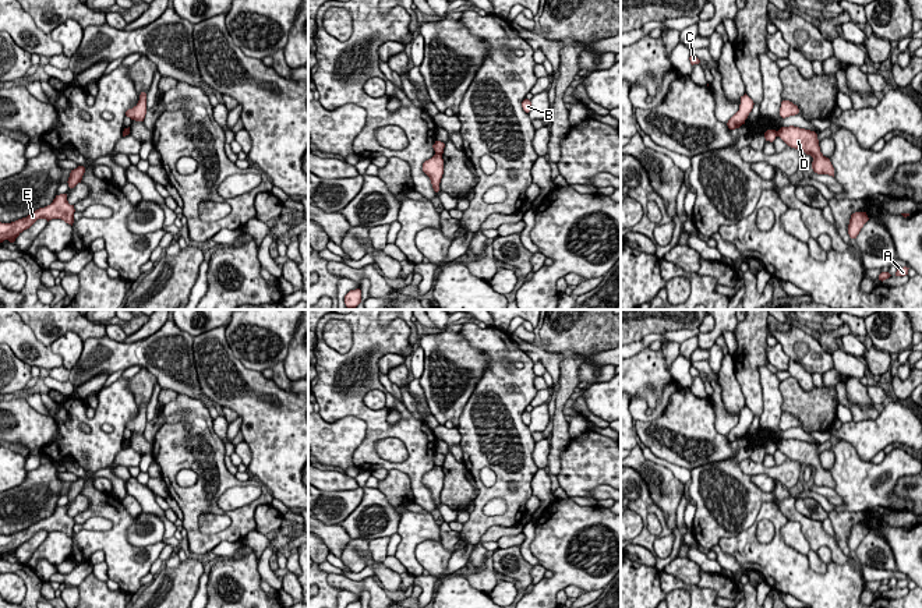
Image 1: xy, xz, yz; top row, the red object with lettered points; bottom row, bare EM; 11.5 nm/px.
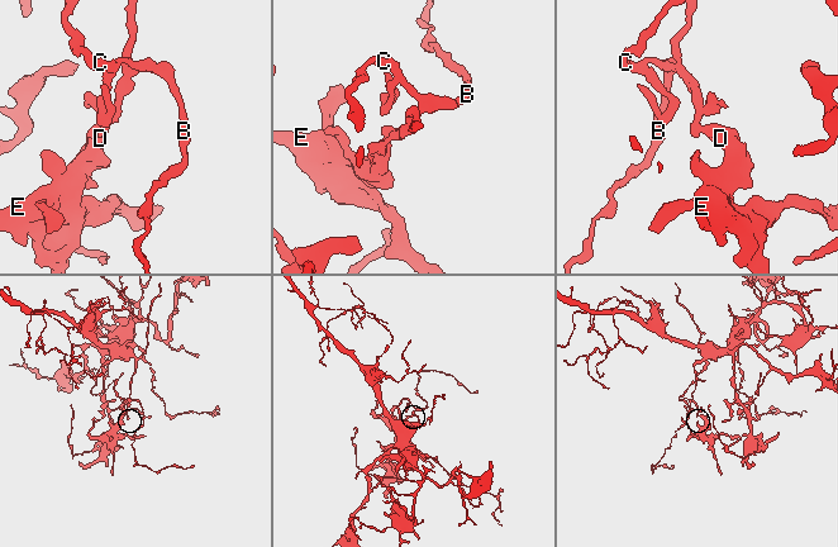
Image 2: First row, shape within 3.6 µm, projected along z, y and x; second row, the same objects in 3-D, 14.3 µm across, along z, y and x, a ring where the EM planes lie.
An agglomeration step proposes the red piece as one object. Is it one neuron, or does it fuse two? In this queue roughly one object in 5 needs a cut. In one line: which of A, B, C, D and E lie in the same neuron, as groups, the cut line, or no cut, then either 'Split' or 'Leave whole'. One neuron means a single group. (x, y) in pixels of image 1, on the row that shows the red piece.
Groups: A B C / D E. Split along xz (435, 152), (441, 155). Split

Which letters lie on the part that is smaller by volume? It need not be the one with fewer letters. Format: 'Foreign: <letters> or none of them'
Foreign: D, E

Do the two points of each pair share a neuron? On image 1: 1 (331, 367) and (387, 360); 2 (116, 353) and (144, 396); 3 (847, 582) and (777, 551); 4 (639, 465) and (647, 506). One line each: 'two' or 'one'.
1: two
2: two
3: one
4: two

